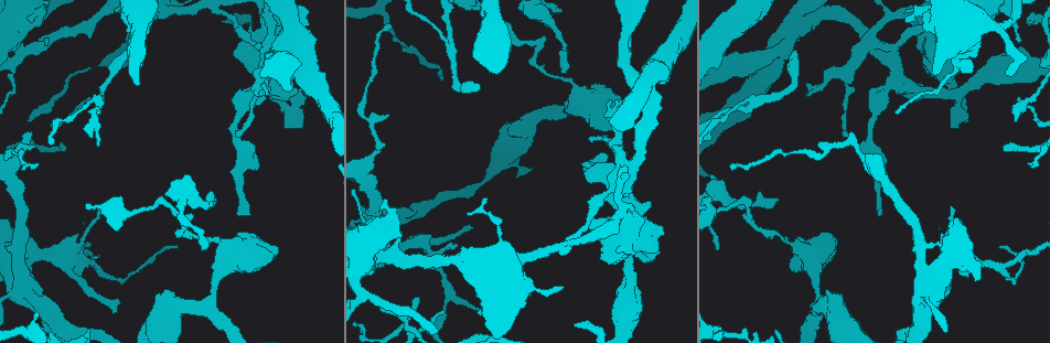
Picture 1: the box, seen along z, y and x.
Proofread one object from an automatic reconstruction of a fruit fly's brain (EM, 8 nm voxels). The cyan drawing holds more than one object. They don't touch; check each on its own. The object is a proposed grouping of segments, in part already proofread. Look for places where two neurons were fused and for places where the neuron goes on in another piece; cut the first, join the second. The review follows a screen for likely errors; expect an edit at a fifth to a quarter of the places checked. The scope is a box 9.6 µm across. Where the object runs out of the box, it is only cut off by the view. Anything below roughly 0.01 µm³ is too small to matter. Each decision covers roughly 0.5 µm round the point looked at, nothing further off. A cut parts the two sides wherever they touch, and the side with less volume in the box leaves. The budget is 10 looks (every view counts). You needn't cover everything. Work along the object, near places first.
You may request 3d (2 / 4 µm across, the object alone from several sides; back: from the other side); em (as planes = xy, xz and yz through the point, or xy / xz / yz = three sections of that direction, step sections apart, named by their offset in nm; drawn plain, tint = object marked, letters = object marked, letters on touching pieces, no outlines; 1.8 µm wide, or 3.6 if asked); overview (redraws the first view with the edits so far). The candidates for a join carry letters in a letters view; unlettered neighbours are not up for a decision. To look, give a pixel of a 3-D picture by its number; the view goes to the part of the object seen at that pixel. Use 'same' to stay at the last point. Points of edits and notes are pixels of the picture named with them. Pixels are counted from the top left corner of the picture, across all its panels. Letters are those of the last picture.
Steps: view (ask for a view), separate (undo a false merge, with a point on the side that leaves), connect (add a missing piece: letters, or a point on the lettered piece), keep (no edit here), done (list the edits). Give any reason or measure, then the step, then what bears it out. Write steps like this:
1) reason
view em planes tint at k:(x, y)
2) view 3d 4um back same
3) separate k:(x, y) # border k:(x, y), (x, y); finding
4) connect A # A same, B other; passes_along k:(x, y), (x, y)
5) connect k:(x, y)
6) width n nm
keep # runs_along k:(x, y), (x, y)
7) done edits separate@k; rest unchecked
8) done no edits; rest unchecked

view em 3.6um yz step 8 tint at 1:(783, 36)

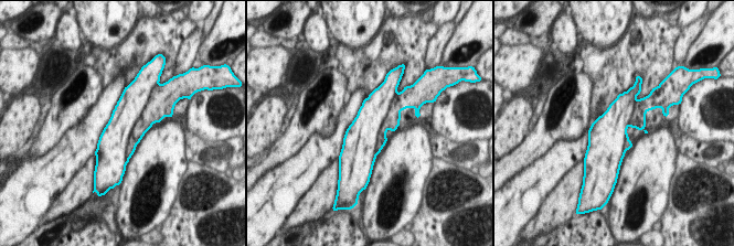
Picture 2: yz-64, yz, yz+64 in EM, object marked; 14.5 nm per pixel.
another direction
view em 3.6um planes letters same

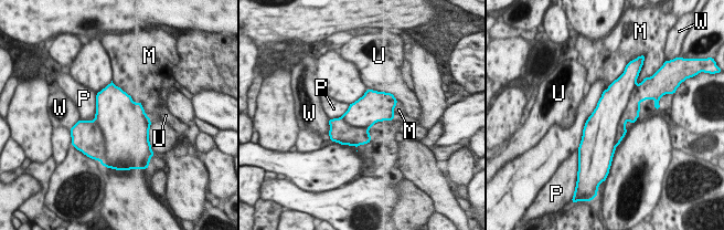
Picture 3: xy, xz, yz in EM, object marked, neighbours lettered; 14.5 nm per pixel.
separate 3:(631, 112) # M other, P other, U other, W other; part_leaving 3:(634, 95), (619, 137); a second neuron is stuck on

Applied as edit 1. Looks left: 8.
branch stops here
view 3d 4um at 1:(476, 91)

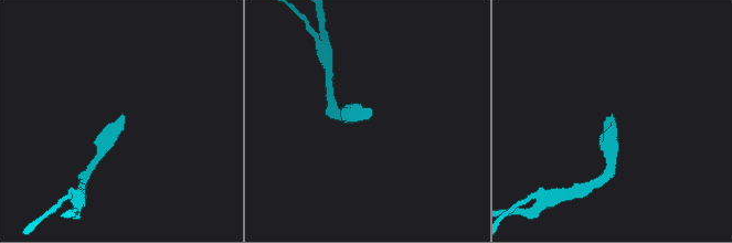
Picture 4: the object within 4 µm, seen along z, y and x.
view em planes letters at 4:(612, 114)

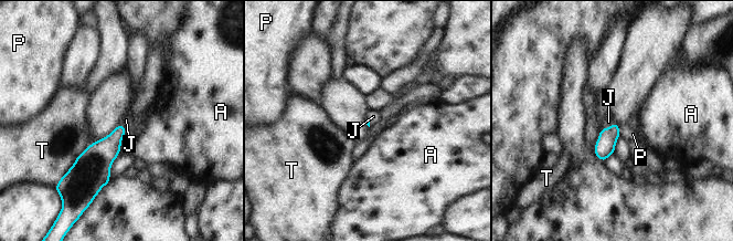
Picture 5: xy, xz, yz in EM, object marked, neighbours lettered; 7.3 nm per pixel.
connect J # A other, J same, P other, T other; passes_along 5:(605, 145), (609, 127), (608, 122); it goes on there

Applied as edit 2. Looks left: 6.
done edits separate@3, connect@5; rest unchecked

